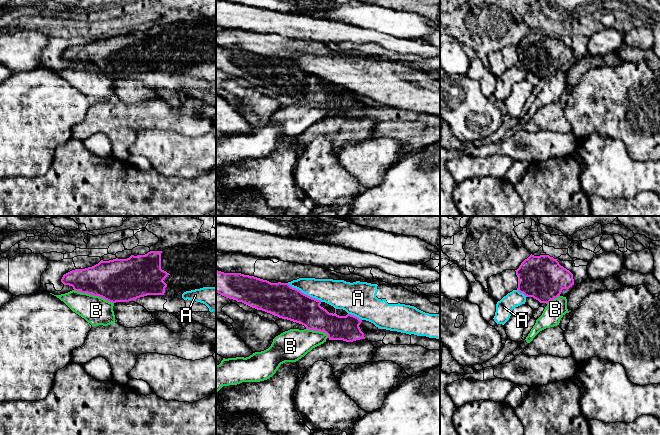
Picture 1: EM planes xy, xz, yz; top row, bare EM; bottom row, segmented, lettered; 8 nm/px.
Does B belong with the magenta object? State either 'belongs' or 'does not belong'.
does not belong

